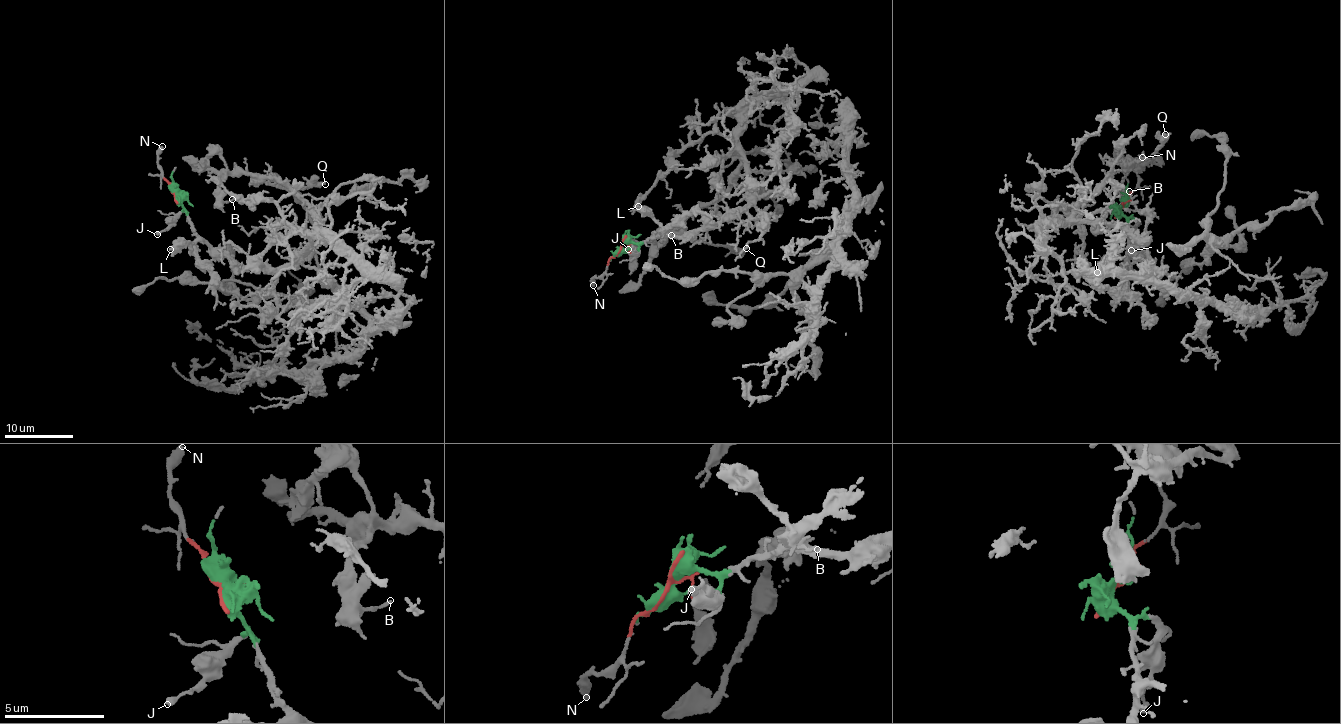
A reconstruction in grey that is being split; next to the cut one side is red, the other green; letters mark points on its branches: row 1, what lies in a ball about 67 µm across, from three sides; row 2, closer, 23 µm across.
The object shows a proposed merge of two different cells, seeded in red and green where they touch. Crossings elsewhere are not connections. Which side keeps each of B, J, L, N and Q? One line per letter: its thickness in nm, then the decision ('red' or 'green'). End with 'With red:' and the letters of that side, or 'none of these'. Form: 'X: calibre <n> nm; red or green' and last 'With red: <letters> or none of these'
B: calibre 140 nm; green
J: calibre 260 nm; green
L: calibre 380 nm; green
N: calibre 360 nm; red
Q: calibre 260 nm; green
With red: N

